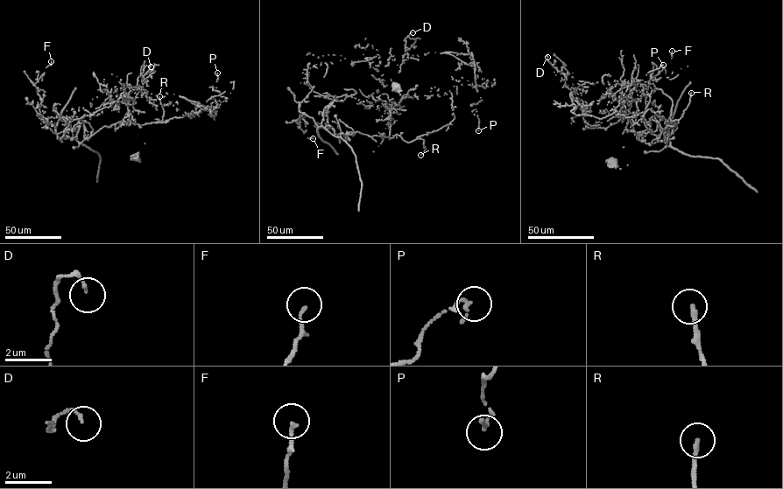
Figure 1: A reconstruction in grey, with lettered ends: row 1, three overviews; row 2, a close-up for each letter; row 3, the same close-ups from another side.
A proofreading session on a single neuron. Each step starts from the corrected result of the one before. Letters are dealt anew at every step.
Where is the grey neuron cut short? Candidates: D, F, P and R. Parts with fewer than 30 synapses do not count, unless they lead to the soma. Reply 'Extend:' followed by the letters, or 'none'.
Extend: none

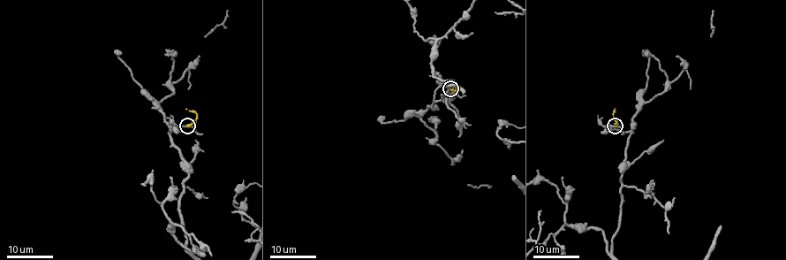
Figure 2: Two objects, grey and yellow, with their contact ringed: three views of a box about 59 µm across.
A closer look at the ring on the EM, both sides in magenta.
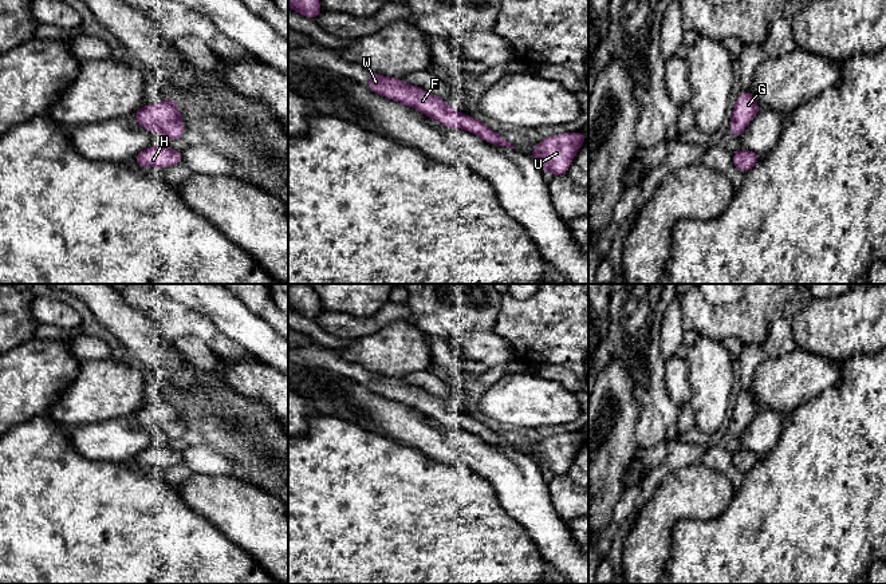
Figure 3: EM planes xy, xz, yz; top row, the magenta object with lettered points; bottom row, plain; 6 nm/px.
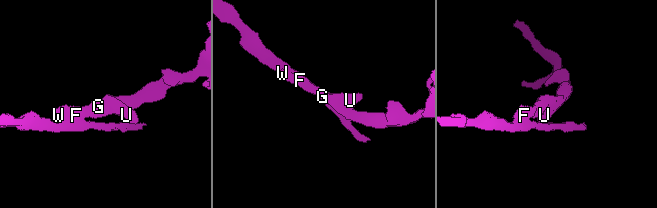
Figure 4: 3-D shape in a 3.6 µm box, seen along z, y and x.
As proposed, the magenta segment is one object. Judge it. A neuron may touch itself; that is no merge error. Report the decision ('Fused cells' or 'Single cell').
Single cell

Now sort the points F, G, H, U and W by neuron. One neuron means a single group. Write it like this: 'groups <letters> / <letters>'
groups F G H U W

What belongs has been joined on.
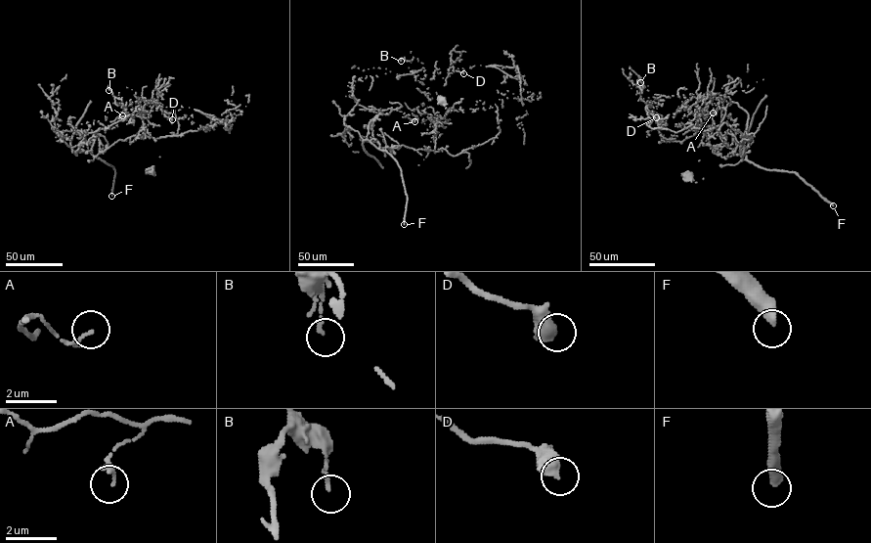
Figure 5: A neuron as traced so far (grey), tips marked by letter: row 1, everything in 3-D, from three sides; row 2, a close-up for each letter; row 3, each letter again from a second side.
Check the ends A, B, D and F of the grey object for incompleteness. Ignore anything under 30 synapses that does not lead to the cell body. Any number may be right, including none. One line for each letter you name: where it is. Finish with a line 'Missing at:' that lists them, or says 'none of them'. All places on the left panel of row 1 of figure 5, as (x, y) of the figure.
F: place (111, 196)
Missing at: F

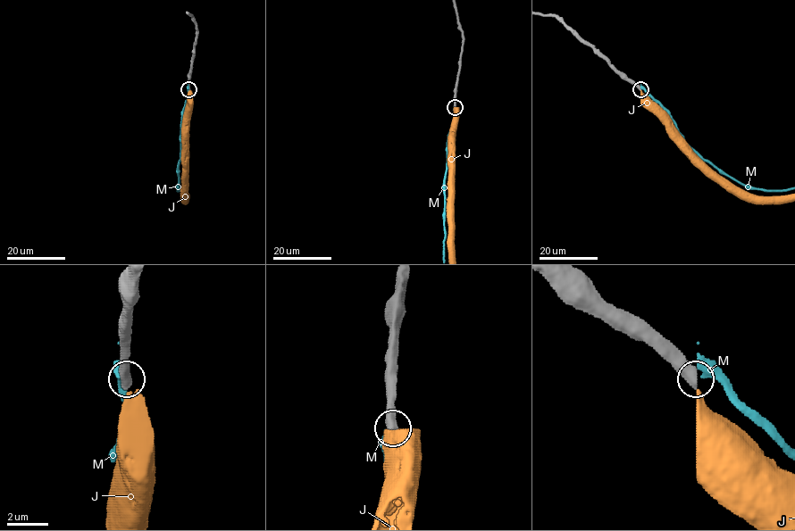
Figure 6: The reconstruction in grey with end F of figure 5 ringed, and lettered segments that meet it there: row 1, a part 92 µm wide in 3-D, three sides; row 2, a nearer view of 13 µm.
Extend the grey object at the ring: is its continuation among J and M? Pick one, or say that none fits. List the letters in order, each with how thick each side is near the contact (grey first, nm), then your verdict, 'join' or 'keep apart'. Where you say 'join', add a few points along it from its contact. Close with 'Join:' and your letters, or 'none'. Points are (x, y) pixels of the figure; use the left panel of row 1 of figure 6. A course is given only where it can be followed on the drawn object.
J: calibres 440 and 480 nm; keep apart
M: calibres 600 and 440 nm; keep apart
Join: none

